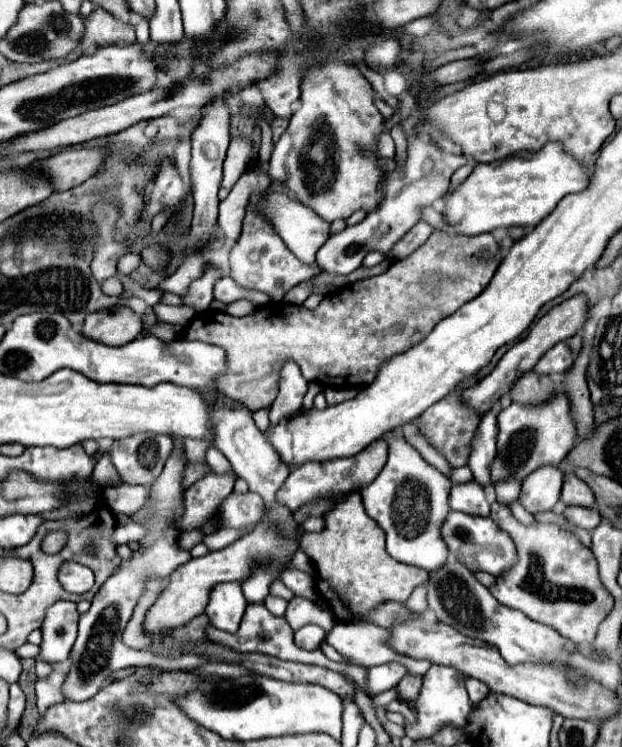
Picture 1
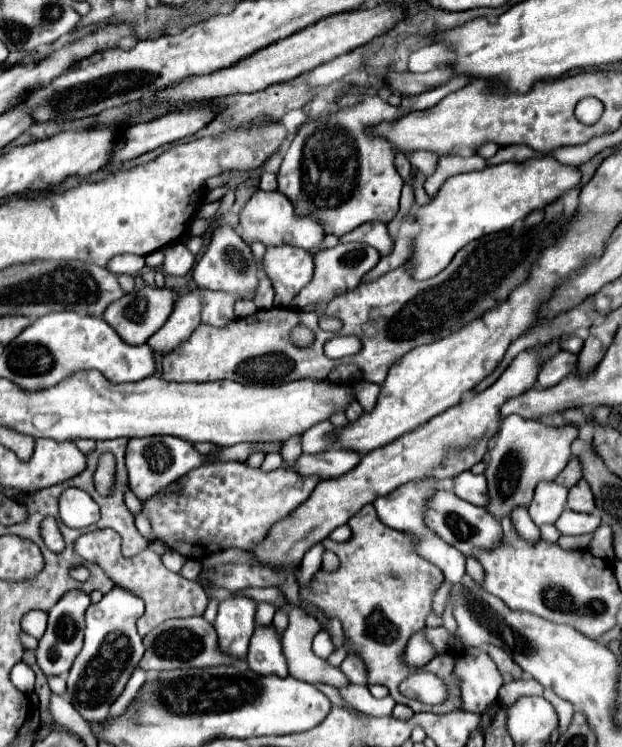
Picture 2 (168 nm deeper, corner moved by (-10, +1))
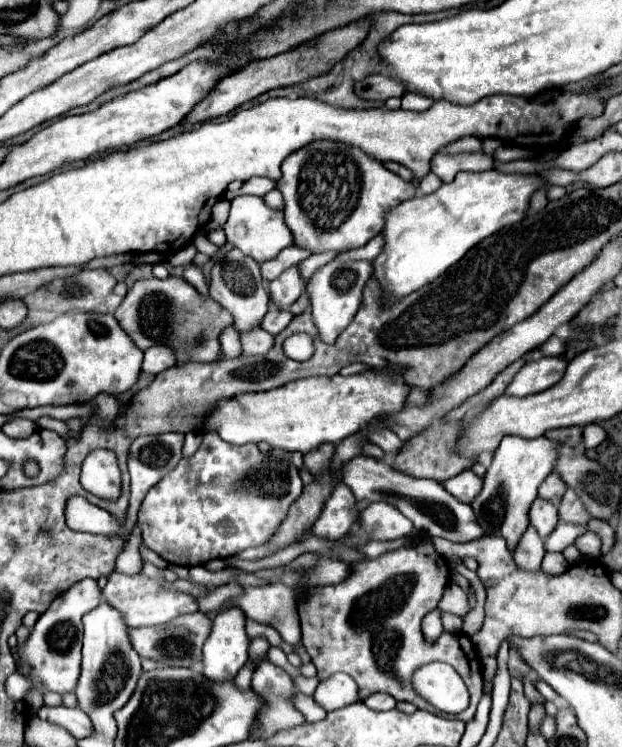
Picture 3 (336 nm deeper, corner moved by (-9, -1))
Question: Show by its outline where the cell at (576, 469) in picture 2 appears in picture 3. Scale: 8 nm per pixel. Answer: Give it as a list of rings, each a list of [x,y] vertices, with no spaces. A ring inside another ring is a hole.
[[[555,472],[549,478],[545,478],[543,484],[539,486],[539,498],[549,500],[553,504],[559,504],[559,500],[561,500],[563,494],[565,494],[565,482]]]

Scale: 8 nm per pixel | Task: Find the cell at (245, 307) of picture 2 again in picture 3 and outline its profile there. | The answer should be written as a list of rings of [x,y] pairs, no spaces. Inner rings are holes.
[[[169,276],[165,280],[137,280],[127,292],[123,304],[117,308],[115,318],[133,338],[137,348],[147,350],[155,344],[175,348],[179,366],[187,362],[215,362],[219,358],[221,346],[217,346],[219,338],[213,336],[219,336],[221,330],[233,322],[221,304],[213,302],[211,296],[201,296],[187,280],[177,276]]]

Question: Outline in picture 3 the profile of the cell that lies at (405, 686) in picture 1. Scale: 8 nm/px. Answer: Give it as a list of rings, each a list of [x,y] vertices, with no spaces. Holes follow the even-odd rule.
[[[421,538],[375,560],[353,564],[351,576],[341,584],[317,588],[315,596],[301,602],[297,610],[303,646],[317,668],[319,680],[345,672],[357,682],[359,700],[365,700],[375,692],[387,692],[395,700],[413,702],[421,710],[445,716],[445,712],[439,712],[413,690],[411,678],[417,668],[429,662],[447,662],[459,672],[471,694],[467,710],[447,716],[463,722],[473,720],[483,696],[483,674],[475,644],[463,632],[443,632],[437,642],[429,644],[421,632],[421,620],[437,608],[449,576],[451,570],[447,560],[435,552],[429,538]]]

